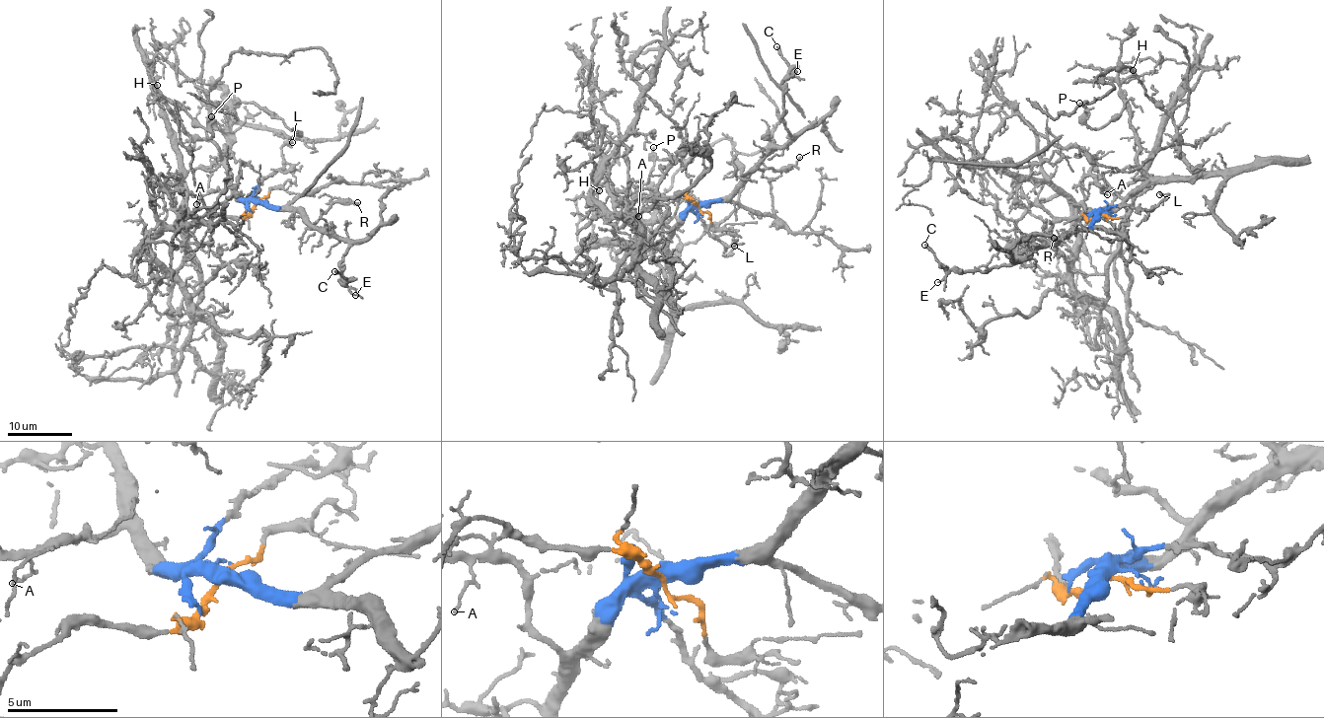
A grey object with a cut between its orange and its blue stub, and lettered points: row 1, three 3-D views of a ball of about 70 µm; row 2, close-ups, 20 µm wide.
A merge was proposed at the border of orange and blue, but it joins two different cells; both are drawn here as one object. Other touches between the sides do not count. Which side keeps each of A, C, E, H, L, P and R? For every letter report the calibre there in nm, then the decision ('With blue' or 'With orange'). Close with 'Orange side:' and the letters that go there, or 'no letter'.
A: Thickness 120 nm. With blue
C: Thickness 300 nm. With blue
E: Thickness 100 nm. With blue
H: Thickness 140 nm. With blue
L: Thickness 160 nm. With blue
P: Thickness 110 nm. With blue
R: Thickness 120 nm. With blue
Orange side: no letter

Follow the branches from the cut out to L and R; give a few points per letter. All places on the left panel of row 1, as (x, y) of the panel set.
L: (257, 203), (254, 193), (260, 181), (283, 165), (281, 148), (293, 143)
R: (257, 203), (283, 206), (312, 224), (336, 202), (357, 202)

